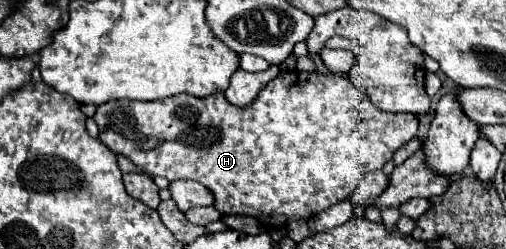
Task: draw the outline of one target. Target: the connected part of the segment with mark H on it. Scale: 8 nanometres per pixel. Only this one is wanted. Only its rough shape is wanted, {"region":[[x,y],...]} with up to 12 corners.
{"region":[[348,80],[96,108],[98,140],[266,230],[416,136]]}

